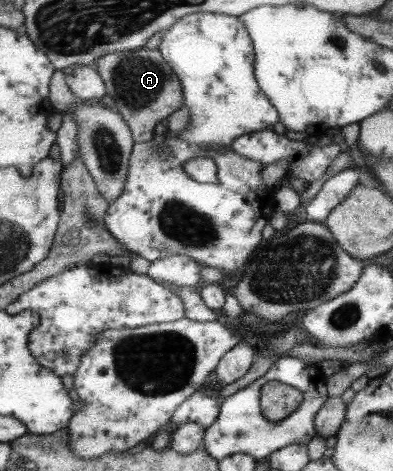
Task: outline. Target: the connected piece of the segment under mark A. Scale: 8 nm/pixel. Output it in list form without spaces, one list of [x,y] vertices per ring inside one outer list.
[[[141,47],[103,55],[95,60],[94,67],[104,80],[106,94],[114,100],[117,112],[131,129],[134,141],[153,140],[155,125],[184,106],[182,84],[159,49]]]

